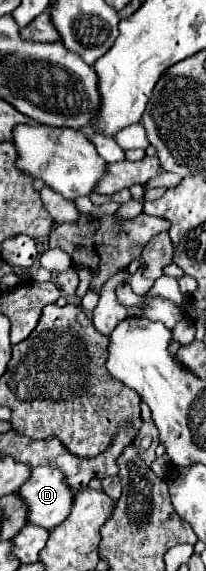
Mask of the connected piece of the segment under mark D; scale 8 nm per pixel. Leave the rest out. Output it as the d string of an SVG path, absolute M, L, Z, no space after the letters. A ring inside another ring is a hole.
M39 465L33 477L21 485L19 495L29 507L29 523L53 529L61 525L73 509L73 489L65 483L65 473L53 465Z

